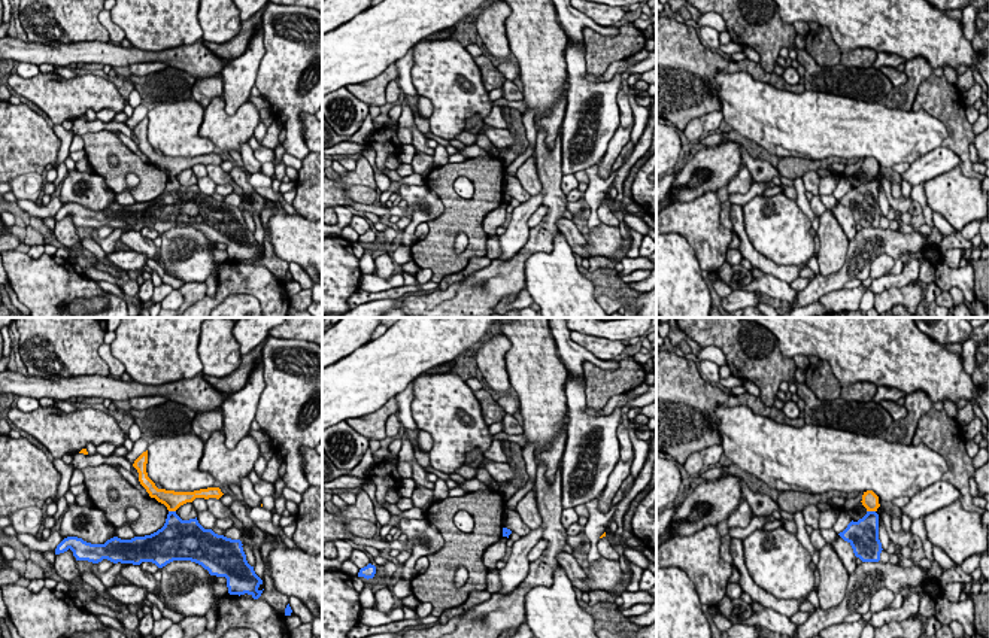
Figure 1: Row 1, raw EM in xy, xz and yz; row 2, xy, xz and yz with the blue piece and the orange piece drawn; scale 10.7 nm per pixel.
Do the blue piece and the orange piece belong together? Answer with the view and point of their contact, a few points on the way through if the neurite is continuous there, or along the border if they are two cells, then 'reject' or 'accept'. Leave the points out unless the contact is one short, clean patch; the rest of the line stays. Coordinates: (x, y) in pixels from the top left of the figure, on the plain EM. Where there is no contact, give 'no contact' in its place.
meets blue in yz at (871, 178); border along yz (867, 176), (874, 178); reject

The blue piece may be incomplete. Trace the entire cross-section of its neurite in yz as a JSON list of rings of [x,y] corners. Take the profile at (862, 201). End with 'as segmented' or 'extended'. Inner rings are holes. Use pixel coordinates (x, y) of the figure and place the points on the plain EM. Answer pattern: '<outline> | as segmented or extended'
[[[867,177],[858,188],[852,186],[838,201],[852,212],[855,222],[862,228],[880,227],[883,215],[879,206],[879,180],[876,177]]] | as segmented

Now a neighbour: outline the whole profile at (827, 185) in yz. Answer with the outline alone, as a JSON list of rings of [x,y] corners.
[[[828,174],[825,177],[820,177],[819,182],[819,195],[832,195],[834,189],[838,185],[840,177],[835,174]]]

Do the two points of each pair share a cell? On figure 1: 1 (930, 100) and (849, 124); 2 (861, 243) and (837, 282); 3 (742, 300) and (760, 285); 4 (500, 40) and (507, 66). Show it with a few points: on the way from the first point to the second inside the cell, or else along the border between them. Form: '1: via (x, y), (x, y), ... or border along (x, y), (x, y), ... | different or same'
1: border along (912, 109), (925, 111), (943, 124) | different
2: via (861, 252), (858, 261), (846, 273) | same
3: border along (736, 288), (761, 292) | different
4: border along (509, 58), (501, 61) | different

